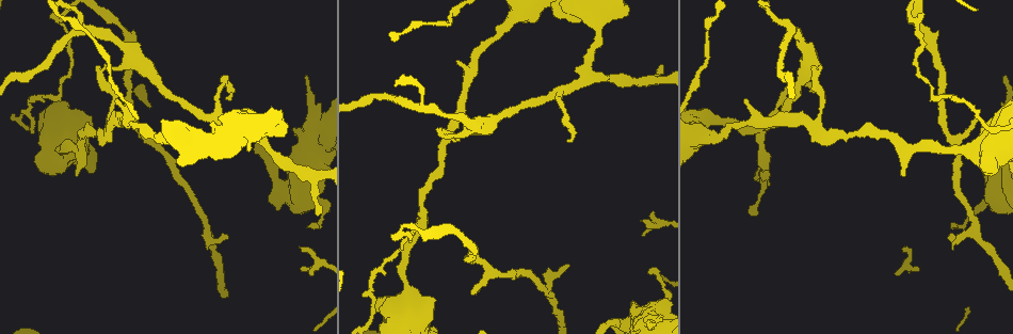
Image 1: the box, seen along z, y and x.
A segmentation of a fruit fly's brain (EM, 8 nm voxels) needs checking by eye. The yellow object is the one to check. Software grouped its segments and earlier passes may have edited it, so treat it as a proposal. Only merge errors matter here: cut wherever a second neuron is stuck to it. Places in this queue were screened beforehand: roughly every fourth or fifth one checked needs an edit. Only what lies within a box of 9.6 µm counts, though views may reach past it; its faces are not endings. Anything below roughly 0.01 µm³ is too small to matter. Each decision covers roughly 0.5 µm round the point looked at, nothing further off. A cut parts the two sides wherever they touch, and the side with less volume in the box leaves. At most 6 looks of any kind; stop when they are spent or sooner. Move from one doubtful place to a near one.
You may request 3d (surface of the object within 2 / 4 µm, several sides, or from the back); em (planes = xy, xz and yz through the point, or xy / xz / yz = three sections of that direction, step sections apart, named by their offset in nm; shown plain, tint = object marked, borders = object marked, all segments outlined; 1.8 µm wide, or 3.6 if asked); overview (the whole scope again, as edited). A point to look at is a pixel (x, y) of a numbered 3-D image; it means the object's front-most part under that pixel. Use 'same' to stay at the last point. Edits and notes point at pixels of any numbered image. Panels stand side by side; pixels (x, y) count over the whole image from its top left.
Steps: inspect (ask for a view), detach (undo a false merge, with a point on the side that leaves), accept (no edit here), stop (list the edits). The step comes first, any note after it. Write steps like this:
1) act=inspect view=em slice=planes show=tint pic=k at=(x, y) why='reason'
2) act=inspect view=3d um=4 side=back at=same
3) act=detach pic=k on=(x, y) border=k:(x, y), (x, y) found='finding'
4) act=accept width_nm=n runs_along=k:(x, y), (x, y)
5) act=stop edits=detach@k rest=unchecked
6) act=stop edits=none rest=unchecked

act=inspect view=em slice=yz step=4 show=tint pic=1 at=(111, 123) why='side arm on a straight run'

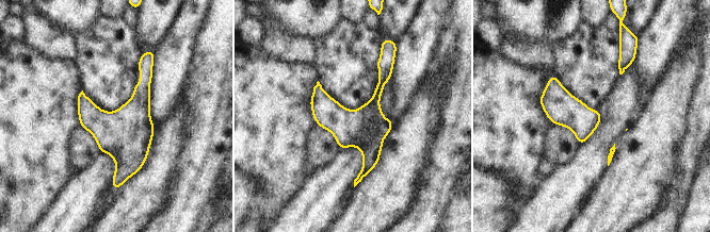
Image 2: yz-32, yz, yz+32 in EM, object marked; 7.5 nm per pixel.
act=accept runs_along=2:(386, 64), (360, 176) found='one neuron here'

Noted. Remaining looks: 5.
act=inspect view=3d um=2 pic=1 at=(60, 20) why='abrupt turn'

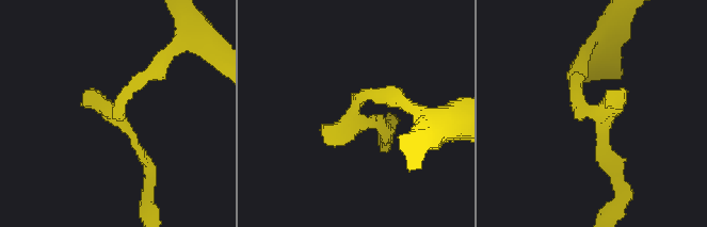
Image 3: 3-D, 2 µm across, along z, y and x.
act=inspect view=em slice=planes show=plain pic=3 at=(590, 113) why='now the EM'

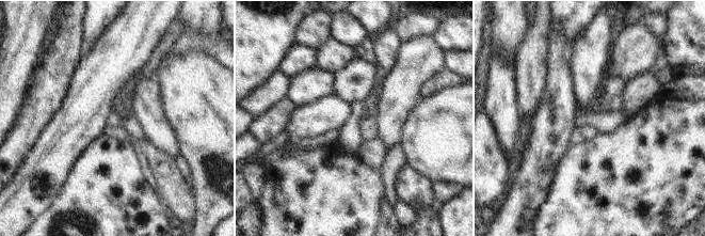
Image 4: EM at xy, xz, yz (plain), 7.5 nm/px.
act=inspect view=em slice=planes show=tint at=same

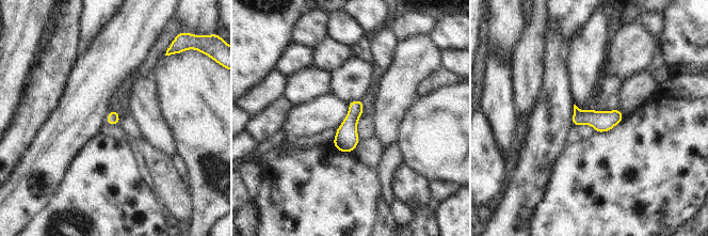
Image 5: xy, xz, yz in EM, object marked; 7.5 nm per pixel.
act=accept found='one neuron here'

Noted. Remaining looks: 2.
act=inspect view=em slice=xz step=8 show=tint pic=1 at=(584, 70) why='abrupt turn'

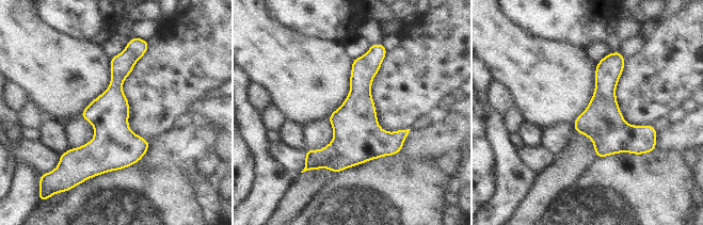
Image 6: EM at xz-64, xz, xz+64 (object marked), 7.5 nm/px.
act=inspect view=em slice=planes show=tint at=same

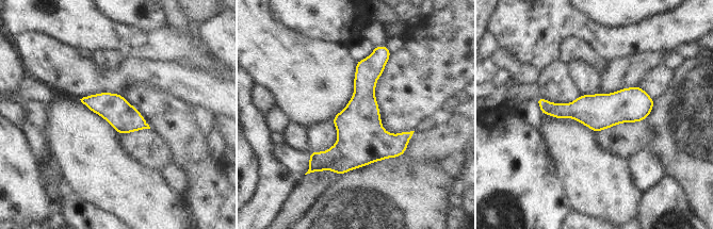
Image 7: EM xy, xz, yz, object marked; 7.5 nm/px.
act=accept width_nm=220 found='continuous, no second neuron'

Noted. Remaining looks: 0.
act=stop edits=none rest=unchecked

